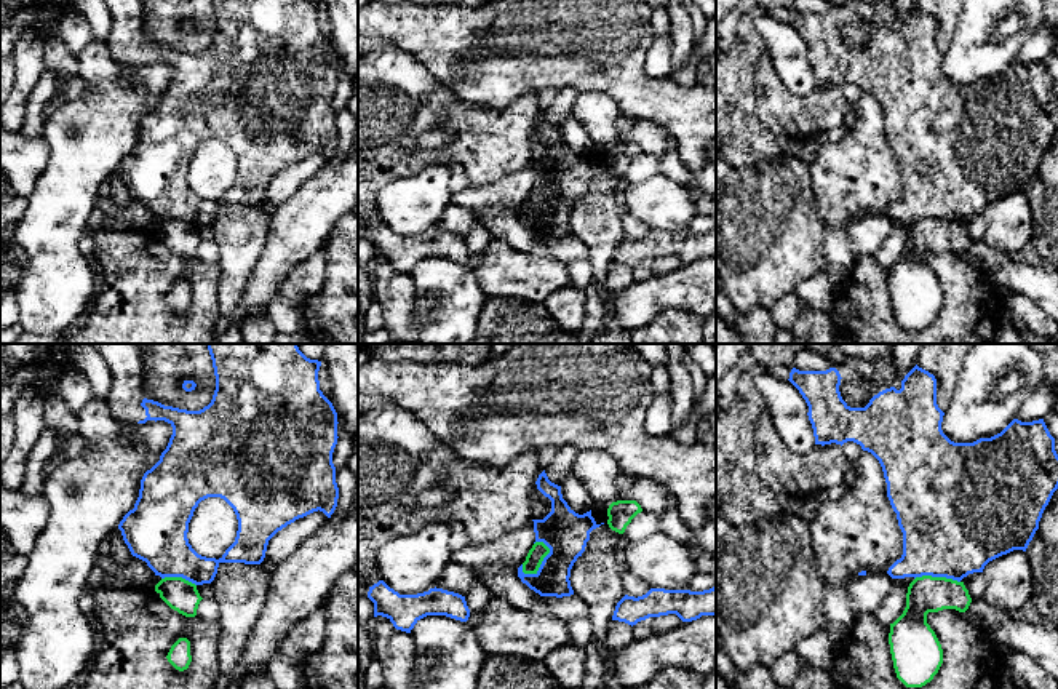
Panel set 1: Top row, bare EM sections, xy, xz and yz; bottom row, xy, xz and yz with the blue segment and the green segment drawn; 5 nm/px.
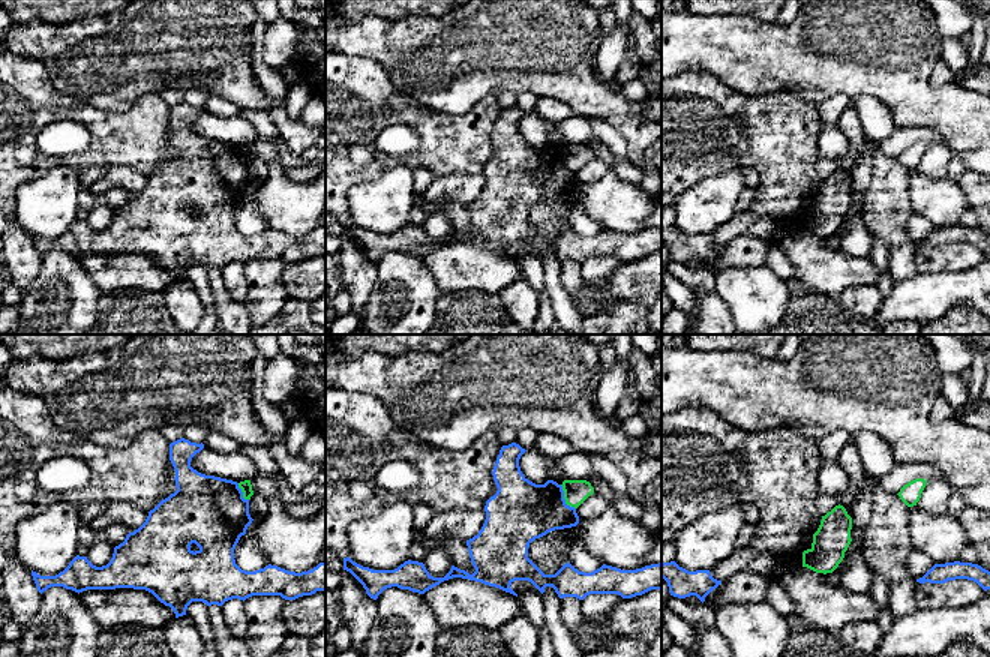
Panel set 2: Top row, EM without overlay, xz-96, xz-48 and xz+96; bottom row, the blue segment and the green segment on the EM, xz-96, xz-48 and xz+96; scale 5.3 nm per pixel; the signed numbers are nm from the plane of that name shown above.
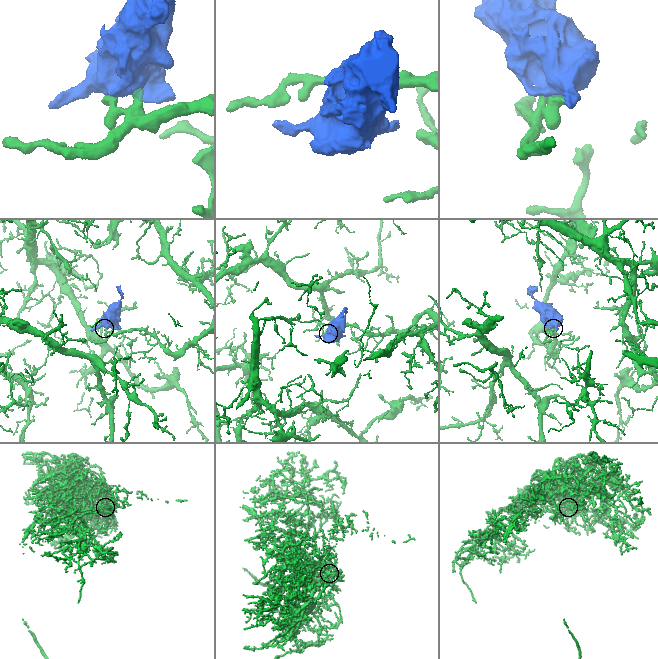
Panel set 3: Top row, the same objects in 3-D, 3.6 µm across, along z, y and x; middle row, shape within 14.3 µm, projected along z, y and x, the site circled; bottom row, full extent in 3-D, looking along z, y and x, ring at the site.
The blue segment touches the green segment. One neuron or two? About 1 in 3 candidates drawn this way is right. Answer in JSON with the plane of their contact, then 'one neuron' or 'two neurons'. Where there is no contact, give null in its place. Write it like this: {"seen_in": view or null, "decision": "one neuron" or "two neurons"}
{"seen_in": "xz", "decision": "two neurons"}

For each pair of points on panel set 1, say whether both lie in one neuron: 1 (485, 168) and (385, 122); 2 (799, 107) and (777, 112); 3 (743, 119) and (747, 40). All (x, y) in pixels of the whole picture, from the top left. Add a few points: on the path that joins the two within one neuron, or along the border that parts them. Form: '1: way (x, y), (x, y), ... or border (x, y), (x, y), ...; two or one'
1: way (461, 155), (419, 155), (409, 146); one
2: way (795, 112), (782, 112); one
3: way (742, 99), (742, 59); one

